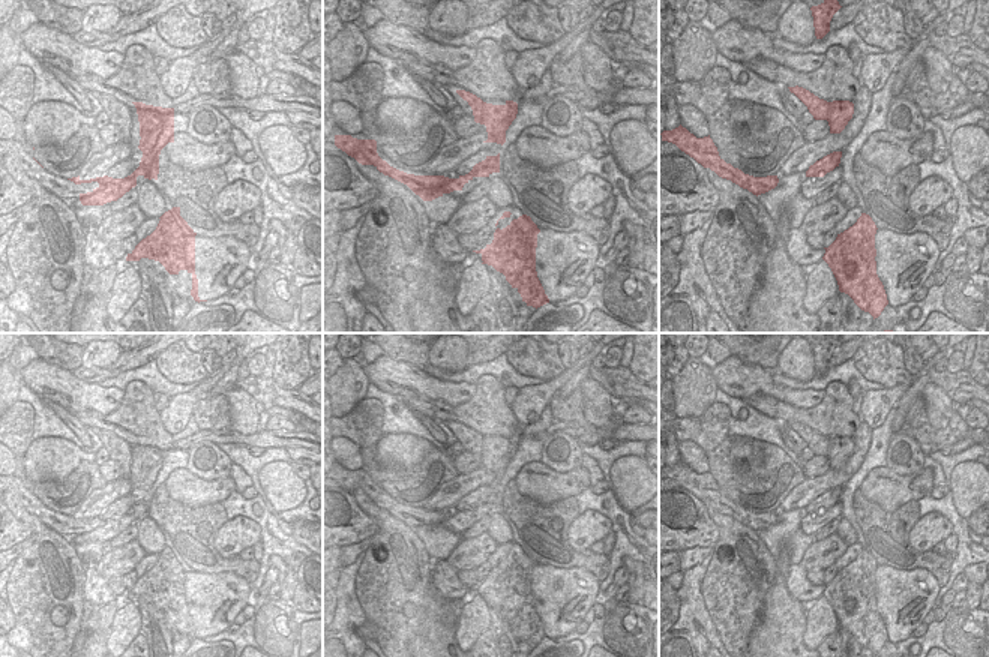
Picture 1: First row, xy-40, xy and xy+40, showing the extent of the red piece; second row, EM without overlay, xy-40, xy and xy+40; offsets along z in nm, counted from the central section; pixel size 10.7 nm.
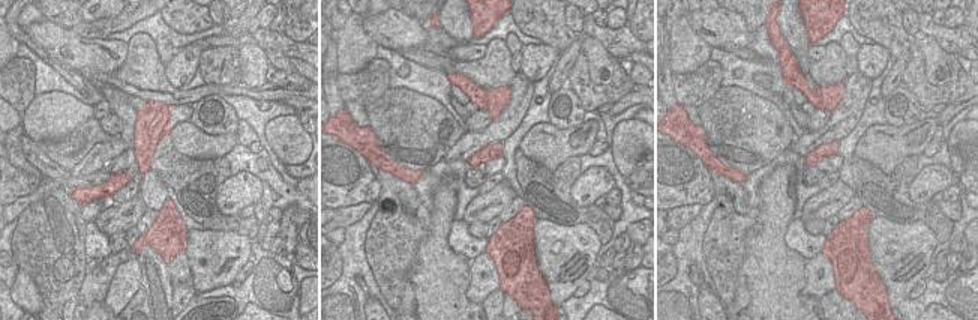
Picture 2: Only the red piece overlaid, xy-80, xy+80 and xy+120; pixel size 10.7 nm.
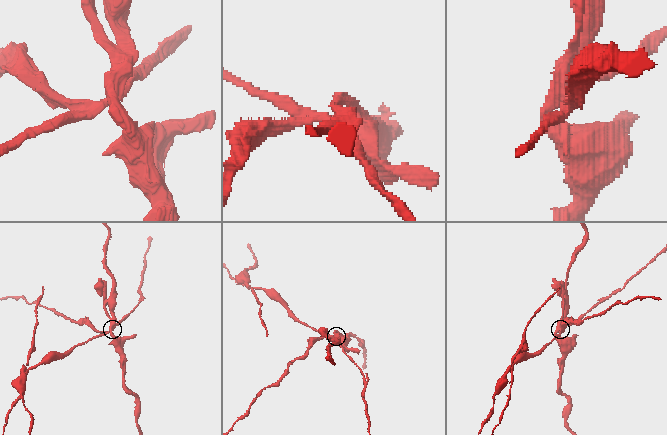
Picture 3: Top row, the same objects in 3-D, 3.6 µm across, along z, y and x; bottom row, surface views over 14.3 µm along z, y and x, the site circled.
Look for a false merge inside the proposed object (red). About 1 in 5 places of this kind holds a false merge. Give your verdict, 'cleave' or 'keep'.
cleave

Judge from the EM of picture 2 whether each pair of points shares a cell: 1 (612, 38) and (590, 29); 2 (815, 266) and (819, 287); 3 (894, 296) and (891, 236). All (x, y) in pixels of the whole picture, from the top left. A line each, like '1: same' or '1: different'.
1: same
2: same
3: same

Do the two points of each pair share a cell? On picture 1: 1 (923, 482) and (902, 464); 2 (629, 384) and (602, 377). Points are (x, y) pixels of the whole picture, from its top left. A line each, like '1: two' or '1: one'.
1: two
2: one

